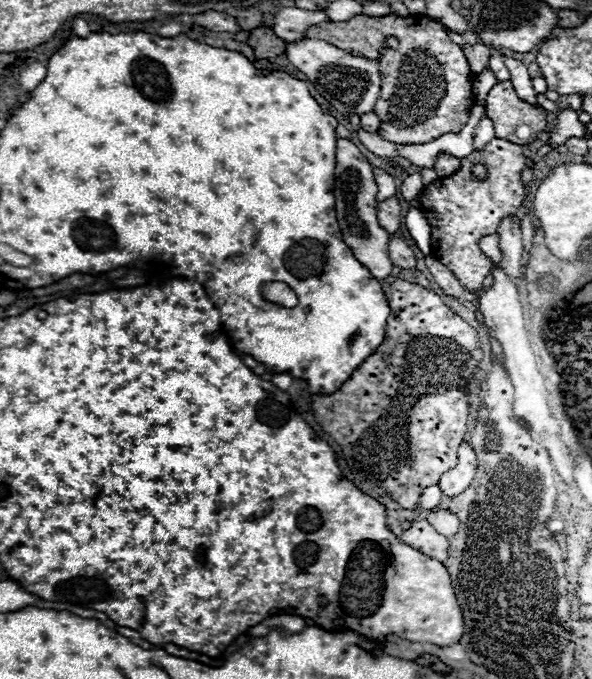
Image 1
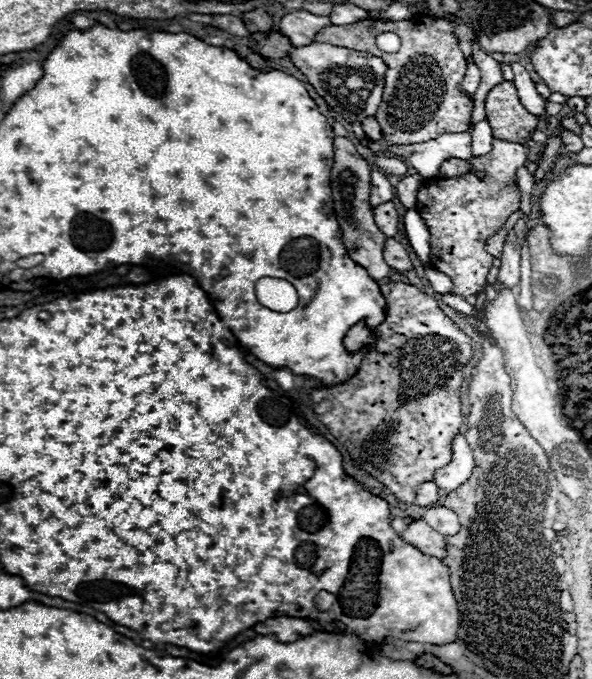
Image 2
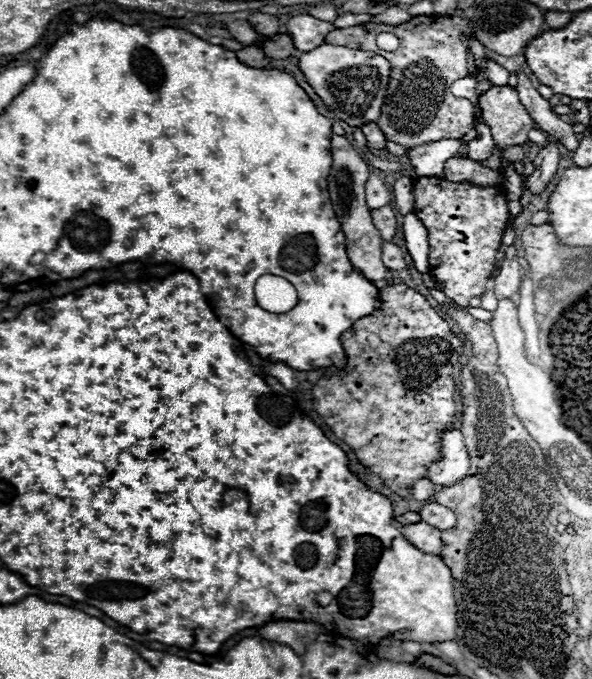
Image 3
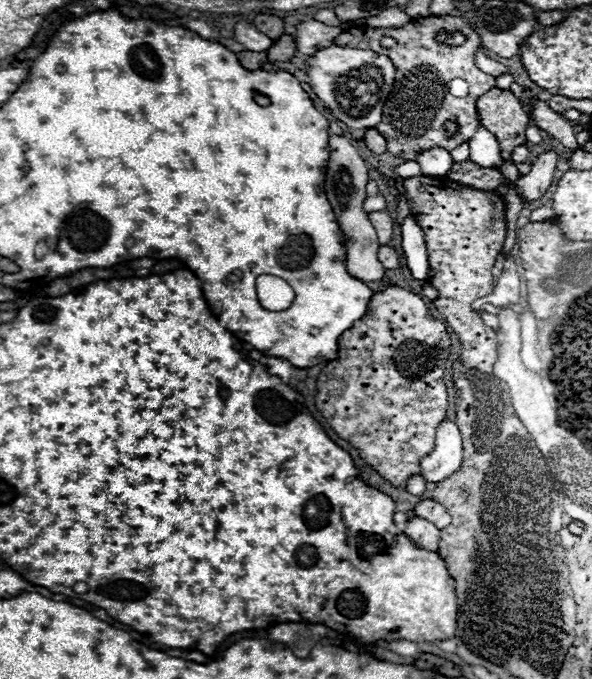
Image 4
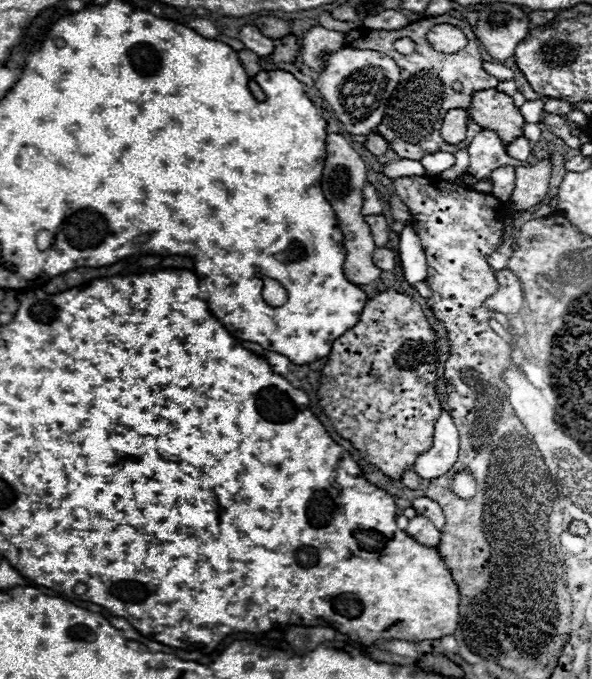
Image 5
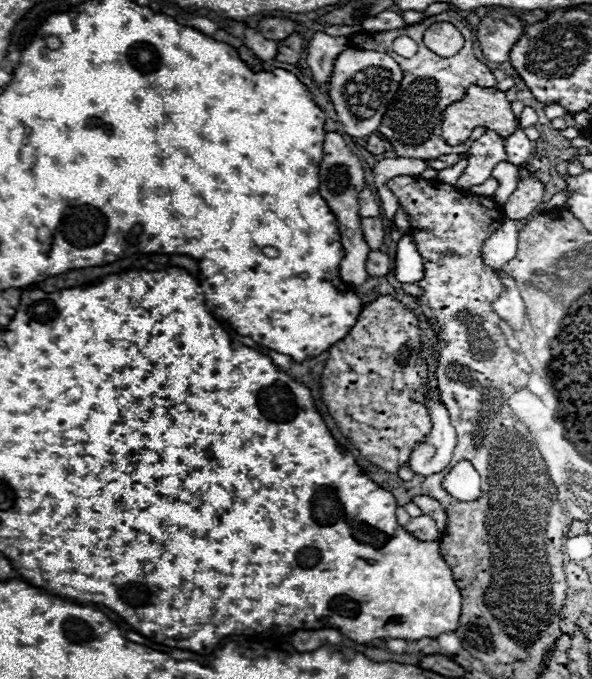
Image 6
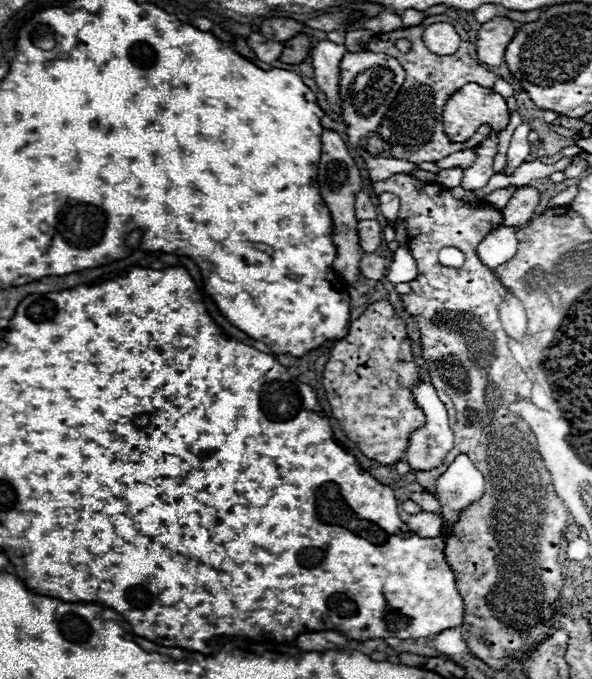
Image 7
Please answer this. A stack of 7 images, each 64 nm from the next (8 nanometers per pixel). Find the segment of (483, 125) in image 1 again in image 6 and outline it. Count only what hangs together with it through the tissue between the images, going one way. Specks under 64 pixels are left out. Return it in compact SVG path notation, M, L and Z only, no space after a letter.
M486 130L468 150L468 166L464 174L458 178L456 186L462 190L470 190L474 184L482 184L490 178L494 166L506 160L504 138L500 138L494 130Z

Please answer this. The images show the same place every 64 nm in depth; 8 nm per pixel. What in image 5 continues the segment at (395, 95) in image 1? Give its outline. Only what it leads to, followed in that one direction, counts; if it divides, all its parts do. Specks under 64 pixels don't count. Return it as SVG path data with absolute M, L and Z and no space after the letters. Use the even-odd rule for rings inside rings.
M442 14L442 16L430 16L430 18L410 22L408 26L404 26L400 30L358 28L358 30L350 30L348 34L344 34L344 44L350 48L368 48L368 50L388 54L390 58L396 60L396 64L400 68L400 82L398 82L392 98L388 100L380 126L376 128L376 132L382 134L382 138L386 138L386 142L408 142L412 146L412 154L398 154L398 156L410 158L410 160L420 160L422 156L432 154L432 152L458 152L462 148L468 148L472 138L482 130L474 120L468 118L468 132L460 144L448 144L440 136L440 126L442 126L442 120L448 110L452 110L452 108L468 110L472 104L474 92L496 88L496 84L498 84L496 78L492 78L488 72L484 72L482 60L480 60L478 38L464 20L452 18L450 14ZM436 24L452 24L456 28L460 28L466 34L468 44L460 52L454 52L454 54L436 52L426 40L426 32ZM398 38L410 38L414 42L416 50L410 56L396 52L392 44ZM454 80L460 80L464 86L464 90L460 94L456 94L452 90Z

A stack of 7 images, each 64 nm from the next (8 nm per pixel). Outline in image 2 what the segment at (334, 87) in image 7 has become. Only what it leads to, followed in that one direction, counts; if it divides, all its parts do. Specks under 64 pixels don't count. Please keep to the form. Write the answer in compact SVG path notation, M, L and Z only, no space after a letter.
M294 10L280 18L278 32L286 36L292 46L306 46L314 40L314 34L328 24L332 24L328 16L316 16L306 10Z

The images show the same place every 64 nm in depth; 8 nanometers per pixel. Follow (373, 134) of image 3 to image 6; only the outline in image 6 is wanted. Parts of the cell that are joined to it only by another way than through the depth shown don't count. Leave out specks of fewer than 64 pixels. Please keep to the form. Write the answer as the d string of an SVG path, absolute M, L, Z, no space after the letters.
M372 134L372 136L368 136L366 150L368 150L368 152L372 152L372 154L384 154L384 150L386 150L386 142L384 142L380 136Z

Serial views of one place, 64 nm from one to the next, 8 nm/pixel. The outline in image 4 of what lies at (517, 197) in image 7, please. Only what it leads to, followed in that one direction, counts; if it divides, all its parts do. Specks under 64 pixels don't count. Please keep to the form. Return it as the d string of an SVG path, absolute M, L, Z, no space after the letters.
M554 150L542 152L542 154L532 162L530 174L518 178L518 182L516 182L518 194L520 194L526 202L538 200L538 198L548 190L548 186L552 184L556 164L558 164L558 154L556 154Z

